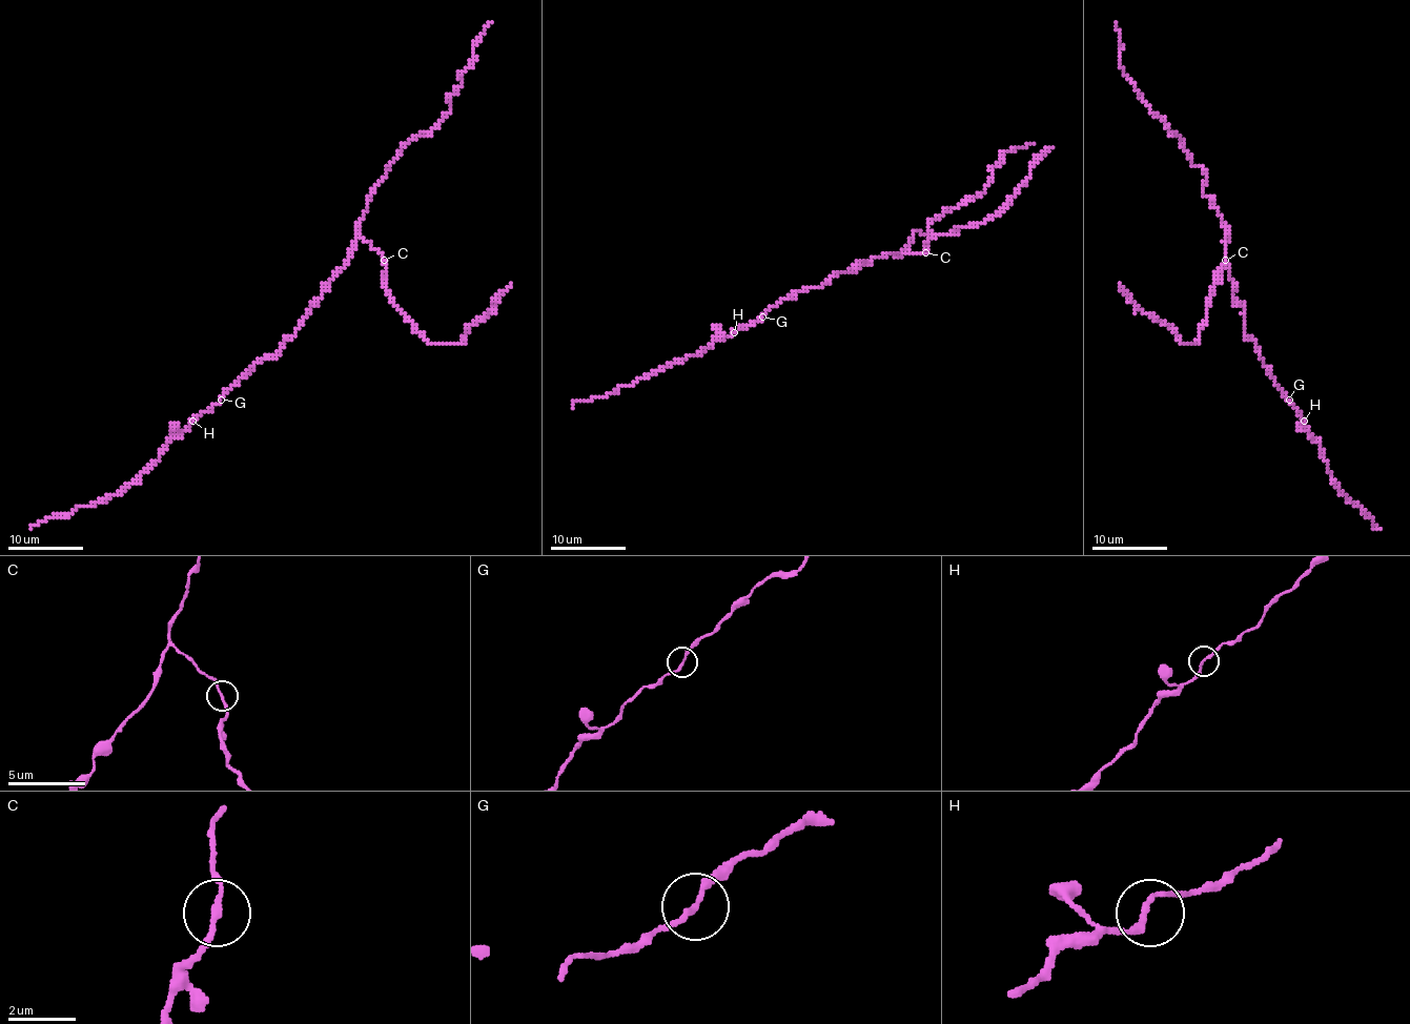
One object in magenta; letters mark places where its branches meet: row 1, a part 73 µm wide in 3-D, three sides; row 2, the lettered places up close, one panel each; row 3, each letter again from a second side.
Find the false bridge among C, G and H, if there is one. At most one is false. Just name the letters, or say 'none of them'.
none of them

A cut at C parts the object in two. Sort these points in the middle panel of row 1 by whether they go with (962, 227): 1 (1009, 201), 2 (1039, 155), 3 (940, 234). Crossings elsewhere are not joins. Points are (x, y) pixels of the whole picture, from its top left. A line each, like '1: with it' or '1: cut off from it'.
1: with it
2: with it
3: with it

